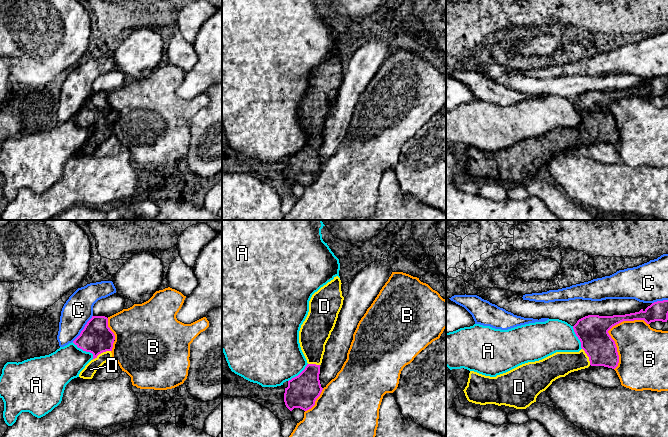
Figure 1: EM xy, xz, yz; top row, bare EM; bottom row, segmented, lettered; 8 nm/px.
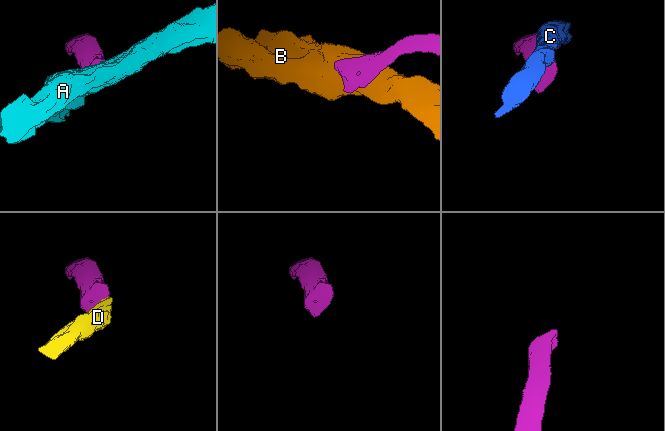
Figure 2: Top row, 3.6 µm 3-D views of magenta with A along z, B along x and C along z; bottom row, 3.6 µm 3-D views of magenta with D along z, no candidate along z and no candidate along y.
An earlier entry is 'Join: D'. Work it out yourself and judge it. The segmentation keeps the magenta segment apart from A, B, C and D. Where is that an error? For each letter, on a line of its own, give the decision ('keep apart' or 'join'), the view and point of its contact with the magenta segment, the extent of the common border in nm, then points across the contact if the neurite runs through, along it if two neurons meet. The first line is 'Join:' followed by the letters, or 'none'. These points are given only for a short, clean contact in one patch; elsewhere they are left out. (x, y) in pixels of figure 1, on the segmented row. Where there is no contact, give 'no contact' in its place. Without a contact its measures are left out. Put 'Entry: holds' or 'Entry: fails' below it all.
Join: D
A: keep apart; meets magenta in xy at (84, 350); contact 220 nm long
B: keep apart; meets magenta in yz at (608, 333); contact 480 nm long
C: keep apart; meets magenta in xy at (84, 328); contact 280 nm long
D: join; meets magenta in xy at (101, 352); contact 170 nm long; runs through xy (96, 337), (100, 343), (101, 352), (99, 359), (90, 369)
Entry: holds

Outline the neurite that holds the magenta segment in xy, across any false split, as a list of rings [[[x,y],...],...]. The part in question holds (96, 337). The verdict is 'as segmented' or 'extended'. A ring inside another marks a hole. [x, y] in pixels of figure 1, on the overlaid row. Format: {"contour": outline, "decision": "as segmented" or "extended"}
{"contour": [[[92,316],[80,335],[73,341],[78,348],[93,354],[93,359],[80,372],[80,378],[92,379],[96,371],[112,359],[114,340],[115,335],[108,327],[108,318]]], "decision": "extended"}

